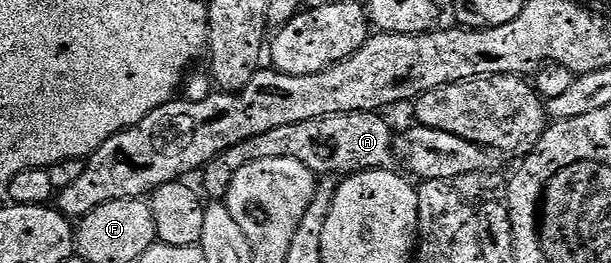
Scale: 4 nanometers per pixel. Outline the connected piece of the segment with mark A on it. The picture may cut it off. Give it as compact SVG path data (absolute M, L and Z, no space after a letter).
M376 111L329 113L326 117L314 117L309 121L274 127L272 131L231 145L209 161L202 170L204 189L209 193L207 196L212 199L223 198L232 176L244 165L258 159L293 157L306 163L306 167L310 167L317 175L351 175L364 173L368 169L392 169L392 160L397 160L398 153L394 148L394 137L392 141L392 129L380 116Z

